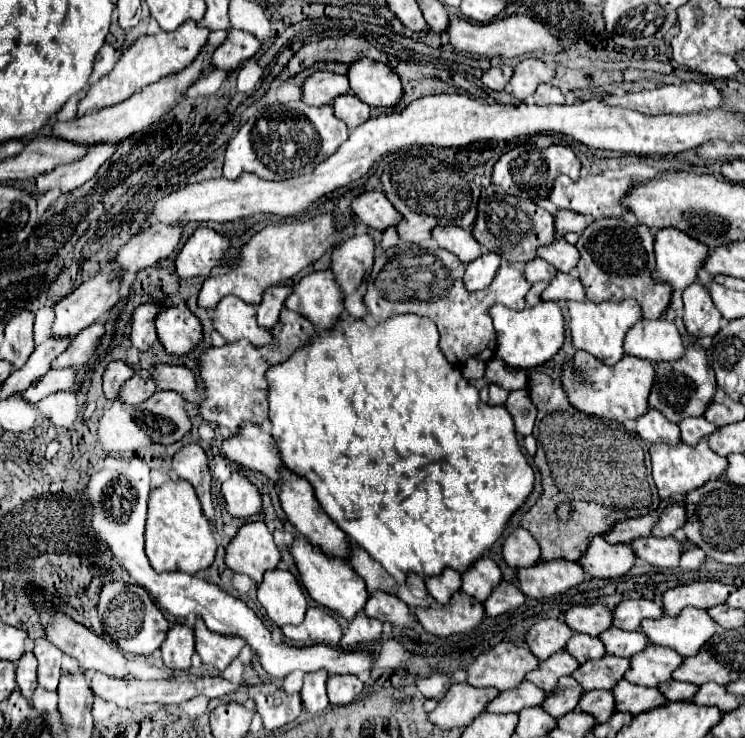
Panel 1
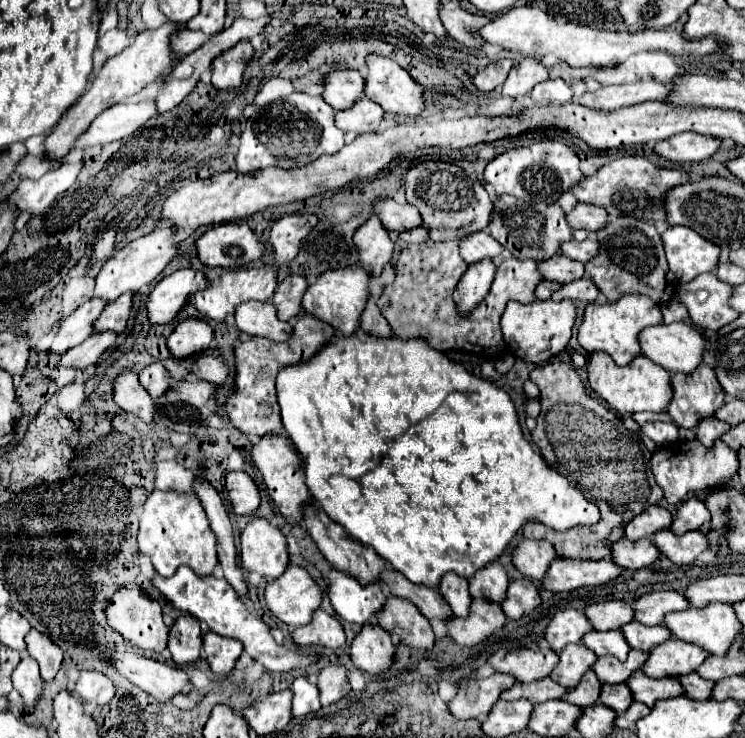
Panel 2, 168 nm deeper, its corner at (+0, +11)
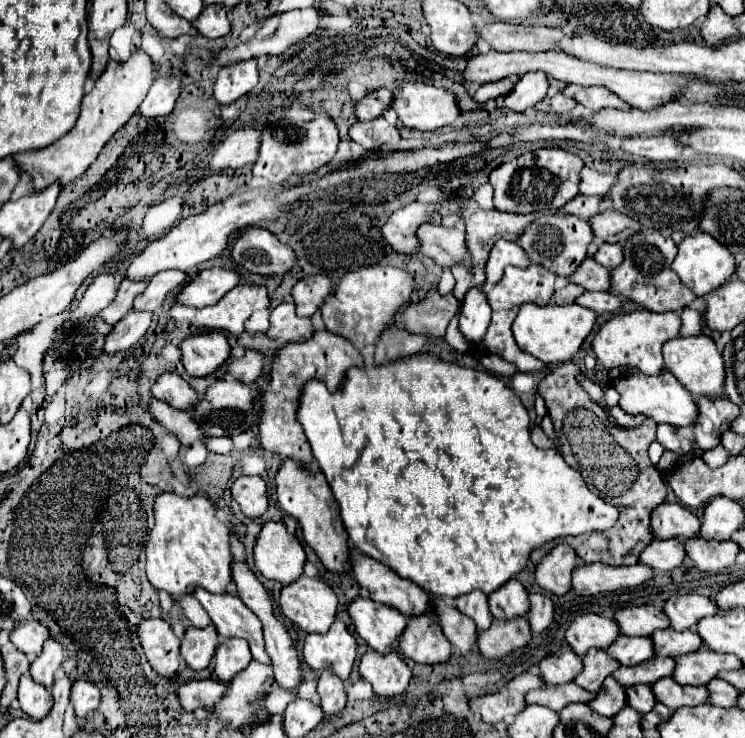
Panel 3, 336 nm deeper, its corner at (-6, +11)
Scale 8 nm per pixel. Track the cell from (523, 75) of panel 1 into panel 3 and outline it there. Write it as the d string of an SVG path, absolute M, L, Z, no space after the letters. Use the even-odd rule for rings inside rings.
M543 71L525 73L519 77L511 93L497 99L497 105L509 107L515 113L525 113L527 109L537 105L547 95L547 89L549 89L549 81Z

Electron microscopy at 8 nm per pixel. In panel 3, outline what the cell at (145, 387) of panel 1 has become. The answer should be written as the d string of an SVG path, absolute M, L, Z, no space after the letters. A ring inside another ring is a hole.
M171 371L161 373L153 381L151 393L161 401L169 403L173 409L187 409L197 401L197 393L191 389L191 385L179 373Z

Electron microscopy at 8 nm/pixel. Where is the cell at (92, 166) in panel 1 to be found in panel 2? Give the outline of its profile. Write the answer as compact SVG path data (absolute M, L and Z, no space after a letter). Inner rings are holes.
M65 163L61 169L55 169L51 173L45 173L37 181L21 181L17 191L11 193L5 201L9 205L15 205L19 213L29 215L41 215L61 193L65 193L77 179L81 171L81 163L71 165Z

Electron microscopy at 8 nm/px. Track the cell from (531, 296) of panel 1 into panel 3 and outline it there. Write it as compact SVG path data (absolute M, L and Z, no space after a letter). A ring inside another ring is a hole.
M565 285L565 287L559 287L555 289L555 295L553 295L553 303L555 305L567 305L567 303L573 303L575 297L579 297L585 289L579 287L579 285Z

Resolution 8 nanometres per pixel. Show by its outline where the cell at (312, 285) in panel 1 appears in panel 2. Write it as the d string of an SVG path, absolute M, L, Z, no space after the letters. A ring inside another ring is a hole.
M359 265L345 267L345 269L333 269L329 273L323 273L317 279L317 283L313 283L307 289L307 293L303 297L303 309L309 315L329 323L341 335L349 337L359 329L359 317L361 317L361 313L365 309L365 303L367 303L369 295L371 295L371 289L369 289L369 281L371 279L373 277L369 275L369 271L359 267Z

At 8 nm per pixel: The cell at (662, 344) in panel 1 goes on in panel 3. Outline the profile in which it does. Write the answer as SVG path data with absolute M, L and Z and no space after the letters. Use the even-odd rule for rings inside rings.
M691 335L691 337L675 337L663 345L663 359L665 369L671 371L679 383L693 395L705 393L711 397L723 395L723 381L725 381L725 369L723 369L723 357L717 351L715 343L707 335Z

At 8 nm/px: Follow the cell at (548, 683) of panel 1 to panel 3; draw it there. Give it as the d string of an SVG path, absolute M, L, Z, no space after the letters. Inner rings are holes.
M589 649L583 657L583 673L575 677L575 683L591 693L597 693L603 679L611 675L617 667L619 663L613 657L609 657L603 649Z

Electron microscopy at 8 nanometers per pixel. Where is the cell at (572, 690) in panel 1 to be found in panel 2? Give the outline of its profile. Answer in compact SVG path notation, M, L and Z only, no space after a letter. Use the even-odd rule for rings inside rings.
M589 671L585 675L585 681L581 681L581 685L577 685L577 689L571 689L569 693L565 693L563 701L569 701L577 707L591 707L599 701L601 685L603 683L597 679L597 675L593 671Z

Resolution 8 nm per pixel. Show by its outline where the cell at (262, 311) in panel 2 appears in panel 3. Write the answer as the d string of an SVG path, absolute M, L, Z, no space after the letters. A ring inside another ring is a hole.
M281 303L275 309L271 309L269 323L271 325L267 329L267 337L275 339L275 341L301 343L313 335L311 319L309 317L297 317L295 315L295 303Z

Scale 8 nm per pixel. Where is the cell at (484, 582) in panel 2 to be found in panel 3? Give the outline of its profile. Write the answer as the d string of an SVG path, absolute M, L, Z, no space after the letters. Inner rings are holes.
M511 579L503 589L499 589L499 593L491 593L489 609L493 617L499 619L525 615L529 611L529 599L525 587L517 579Z

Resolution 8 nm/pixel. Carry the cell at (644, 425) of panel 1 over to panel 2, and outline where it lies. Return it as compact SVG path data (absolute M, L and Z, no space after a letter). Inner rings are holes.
M647 421L641 425L643 433L653 439L657 445L669 445L677 441L677 427L671 423L663 423L663 421Z

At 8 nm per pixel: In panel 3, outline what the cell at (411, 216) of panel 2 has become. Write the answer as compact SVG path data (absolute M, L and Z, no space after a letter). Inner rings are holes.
M419 225L419 251L431 257L441 267L451 267L457 261L469 263L465 233L461 229L445 229L441 225Z

